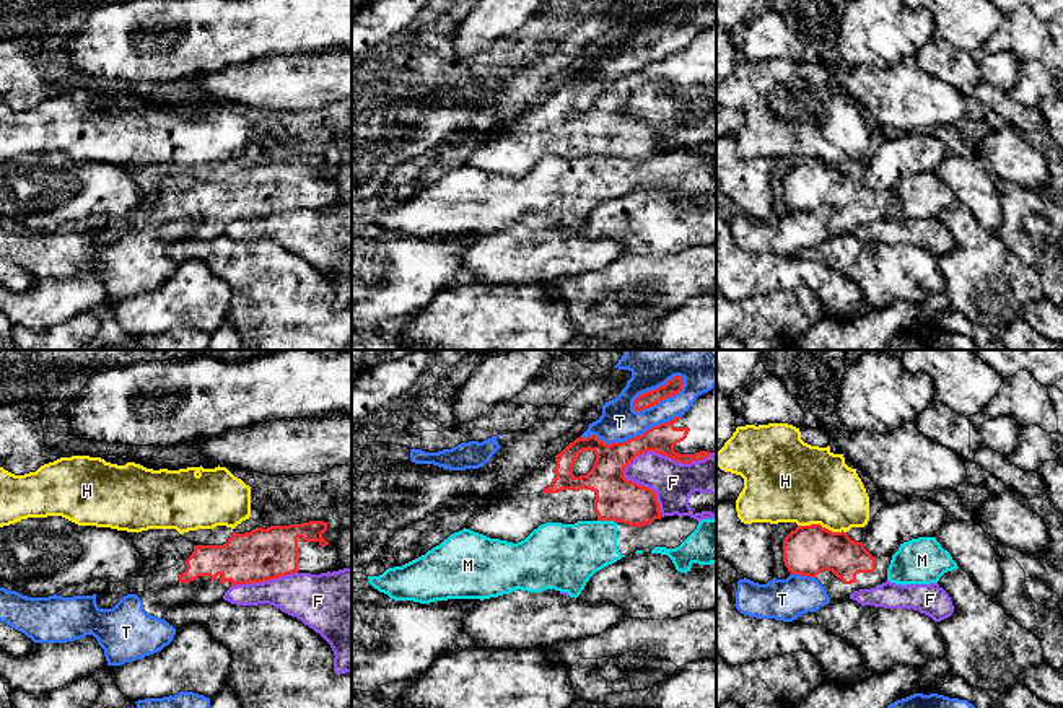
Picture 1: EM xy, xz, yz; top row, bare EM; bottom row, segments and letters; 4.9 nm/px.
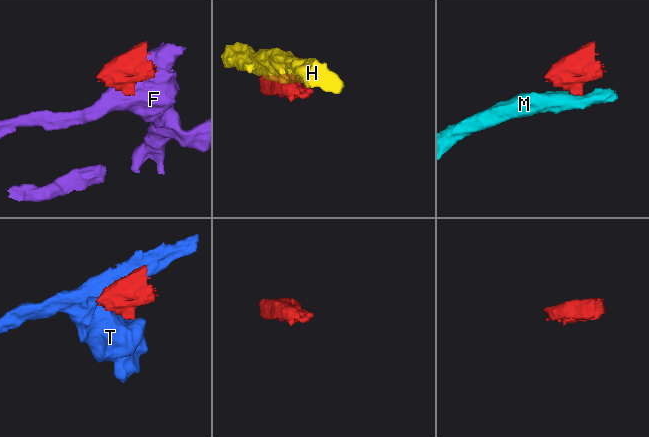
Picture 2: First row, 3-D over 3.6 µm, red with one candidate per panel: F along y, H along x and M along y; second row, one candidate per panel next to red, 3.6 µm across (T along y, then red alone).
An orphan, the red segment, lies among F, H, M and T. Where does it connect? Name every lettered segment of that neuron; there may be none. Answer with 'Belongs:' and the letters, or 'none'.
Belongs: none

